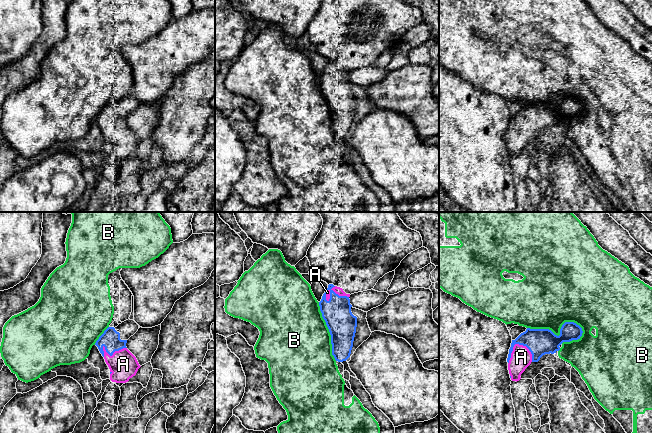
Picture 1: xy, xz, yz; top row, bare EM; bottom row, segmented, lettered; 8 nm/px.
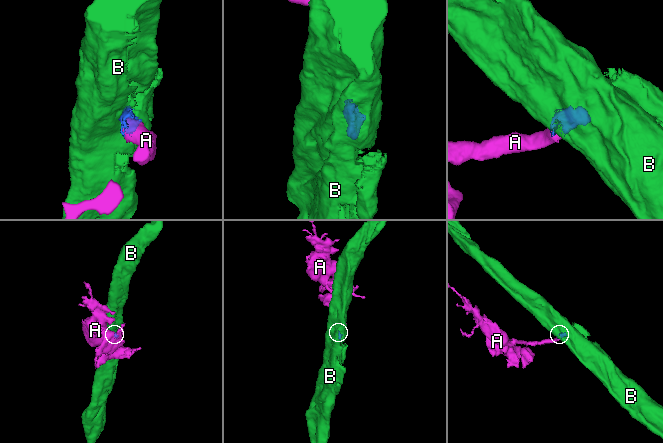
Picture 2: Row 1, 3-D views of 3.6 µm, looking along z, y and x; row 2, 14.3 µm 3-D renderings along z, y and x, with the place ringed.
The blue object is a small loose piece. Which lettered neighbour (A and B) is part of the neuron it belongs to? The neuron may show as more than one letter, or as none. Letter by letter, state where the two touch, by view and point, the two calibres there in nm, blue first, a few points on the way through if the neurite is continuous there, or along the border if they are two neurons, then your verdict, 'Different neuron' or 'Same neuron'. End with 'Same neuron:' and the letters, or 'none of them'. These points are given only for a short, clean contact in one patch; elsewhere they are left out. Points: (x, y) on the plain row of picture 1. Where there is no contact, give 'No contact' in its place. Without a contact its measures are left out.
A: Touches blue at yz (514, 120). Thickness 200 nm (blue) against 170 nm. Same neuron
B: Touches blue at yz (560, 110). Thickness 200 nm (blue) against 380 nm. Different neuron
Same neuron: A

